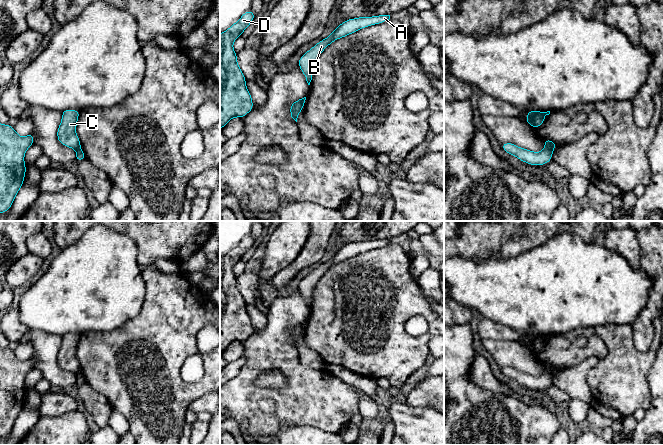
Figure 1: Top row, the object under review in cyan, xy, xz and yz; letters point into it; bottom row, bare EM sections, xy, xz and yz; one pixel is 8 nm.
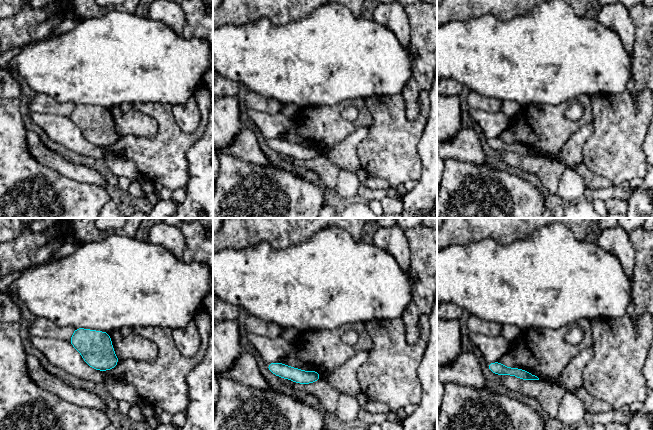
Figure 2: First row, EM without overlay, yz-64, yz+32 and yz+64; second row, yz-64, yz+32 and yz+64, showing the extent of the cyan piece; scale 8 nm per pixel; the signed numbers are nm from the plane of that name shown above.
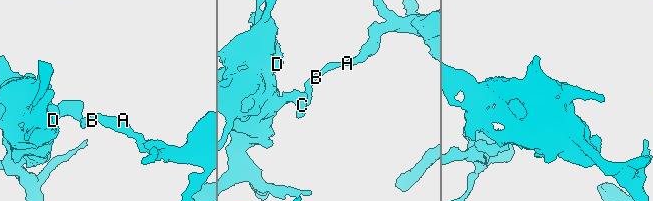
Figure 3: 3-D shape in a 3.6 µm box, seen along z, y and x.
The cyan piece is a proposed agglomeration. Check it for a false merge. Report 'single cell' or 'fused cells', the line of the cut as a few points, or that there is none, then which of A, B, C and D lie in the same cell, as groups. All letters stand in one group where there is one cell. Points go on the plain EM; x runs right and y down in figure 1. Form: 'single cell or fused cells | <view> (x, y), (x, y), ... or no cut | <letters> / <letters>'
fused cells | yz (545, 369), (552, 373) | A B / C D

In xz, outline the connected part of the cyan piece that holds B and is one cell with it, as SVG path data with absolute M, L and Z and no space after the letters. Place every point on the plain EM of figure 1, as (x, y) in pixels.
M377 239L371 241L358 241L348 243L341 247L330 260L318 266L310 274L308 274L298 285L298 289L305 299L308 309L312 304L313 290L319 279L325 274L325 272L333 267L335 264L350 259L362 252L383 247L390 243L390 239Z

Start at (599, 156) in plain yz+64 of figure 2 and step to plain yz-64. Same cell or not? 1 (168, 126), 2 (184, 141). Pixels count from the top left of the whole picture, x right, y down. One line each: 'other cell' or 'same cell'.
1: same cell
2: same cell

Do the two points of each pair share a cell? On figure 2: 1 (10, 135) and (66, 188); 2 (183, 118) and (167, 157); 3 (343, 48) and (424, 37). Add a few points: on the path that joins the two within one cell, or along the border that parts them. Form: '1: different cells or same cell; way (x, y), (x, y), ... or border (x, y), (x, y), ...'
1: same cell; way (16, 151), (38, 173), (43, 173), (50, 179)
2: different cells; border (172, 107), (176, 123), (185, 132), (197, 128)
3: different cells; border (409, 47), (413, 56), (412, 70)

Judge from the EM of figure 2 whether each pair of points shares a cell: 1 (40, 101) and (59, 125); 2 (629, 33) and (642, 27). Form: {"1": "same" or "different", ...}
{"1": "different", "2": "different"}

